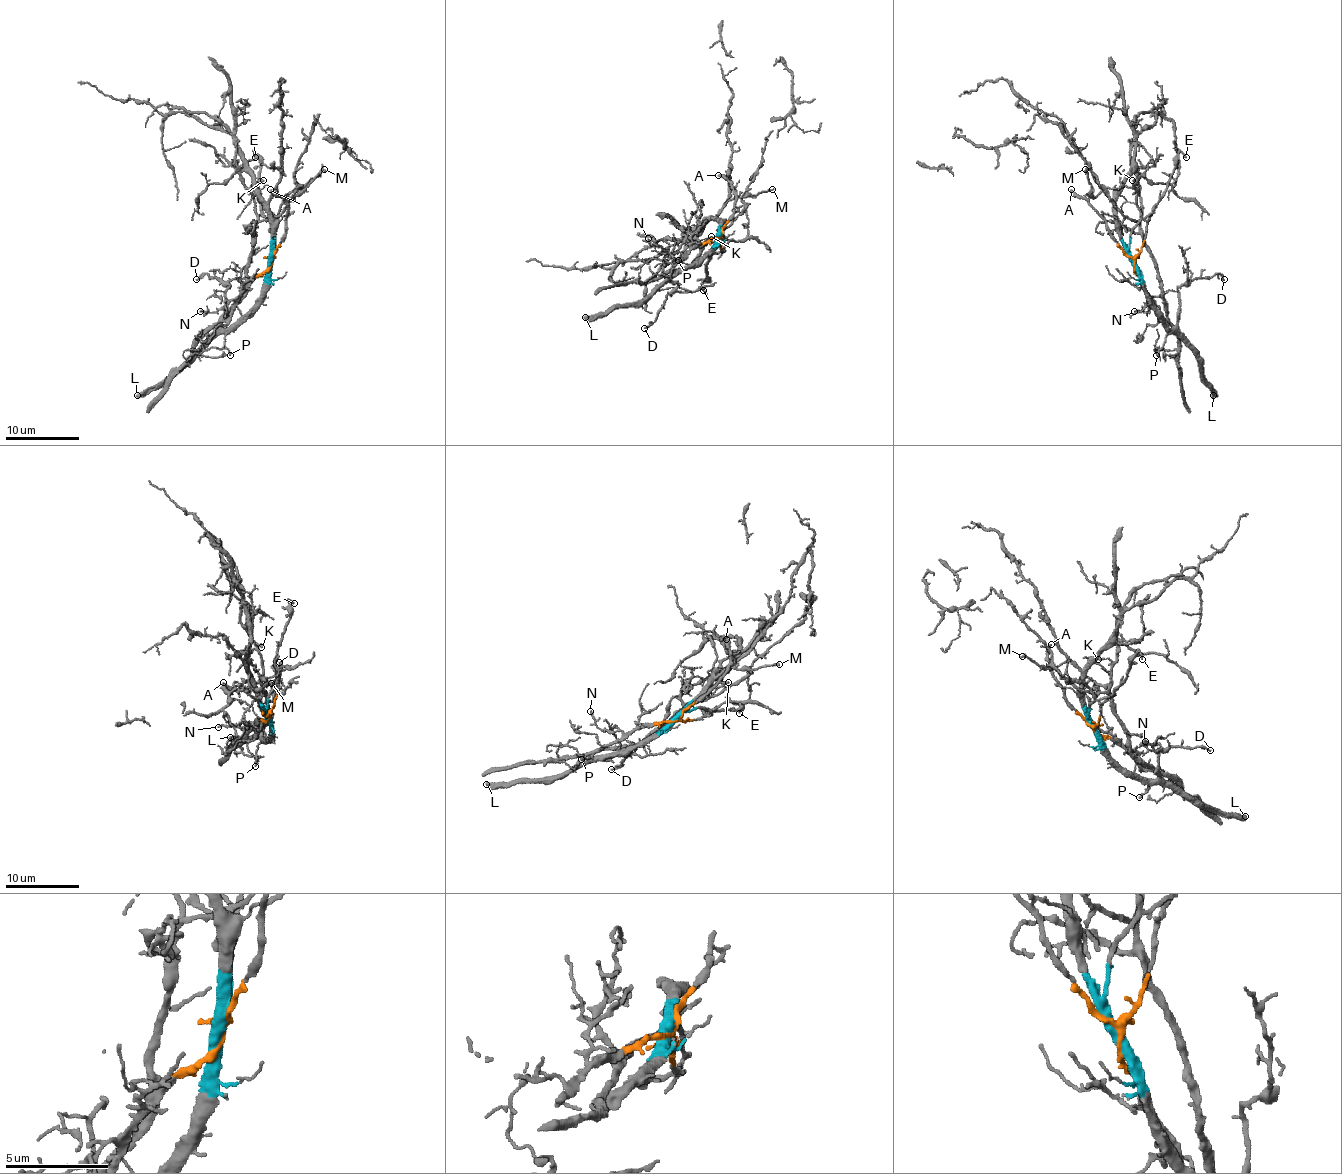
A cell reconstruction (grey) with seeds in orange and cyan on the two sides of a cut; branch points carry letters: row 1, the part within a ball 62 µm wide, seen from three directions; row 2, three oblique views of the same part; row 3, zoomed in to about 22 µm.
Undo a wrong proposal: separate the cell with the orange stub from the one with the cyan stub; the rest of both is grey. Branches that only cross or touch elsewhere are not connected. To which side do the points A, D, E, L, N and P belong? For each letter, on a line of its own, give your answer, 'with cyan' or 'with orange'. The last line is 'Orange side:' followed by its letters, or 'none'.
A: with orange
D: with cyan
E: with orange
L: with cyan
N: with orange
P: with cyan
Orange side: A, E, N

